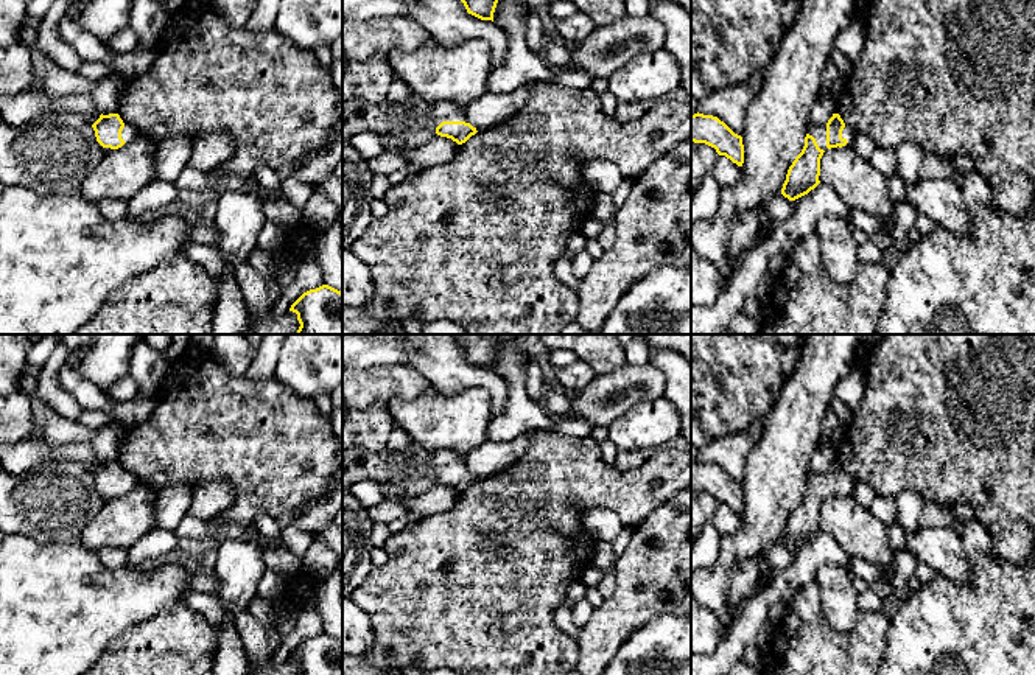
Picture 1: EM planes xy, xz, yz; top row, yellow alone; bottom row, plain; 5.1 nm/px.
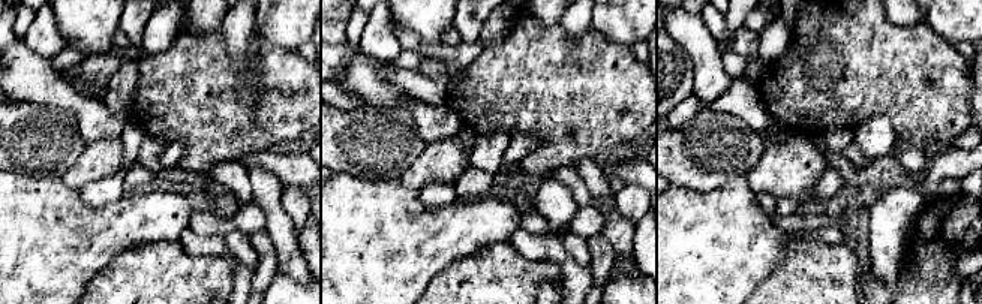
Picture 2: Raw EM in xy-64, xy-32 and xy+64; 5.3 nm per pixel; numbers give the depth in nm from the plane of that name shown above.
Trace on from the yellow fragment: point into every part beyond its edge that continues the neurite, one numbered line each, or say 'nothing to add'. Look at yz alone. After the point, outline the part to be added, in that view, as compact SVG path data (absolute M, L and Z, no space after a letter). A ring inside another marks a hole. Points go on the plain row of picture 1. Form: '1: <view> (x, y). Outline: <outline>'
1: yz (849, 481). Outline: M845 473L845 476L842 479L842 487L845 487L848 491L844 496L853 495L854 484L856 484L856 479L850 473Z

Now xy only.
1: xy (129, 481). Outline: M125 471L125 476L121 479L121 487L126 490L123 495L131 493L137 485L139 485L139 479L134 473L131 471Z

